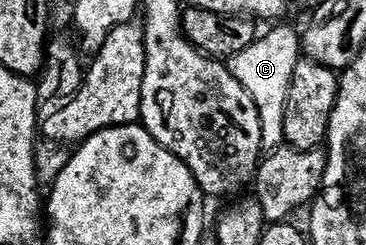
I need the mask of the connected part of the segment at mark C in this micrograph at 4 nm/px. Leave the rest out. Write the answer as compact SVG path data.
M273 24L272 30L262 37L253 38L250 45L236 51L226 61L228 71L250 93L255 108L258 109L260 144L266 151L272 150L283 142L282 115L285 113L286 93L289 92L294 65L301 54L299 32L286 24Z

